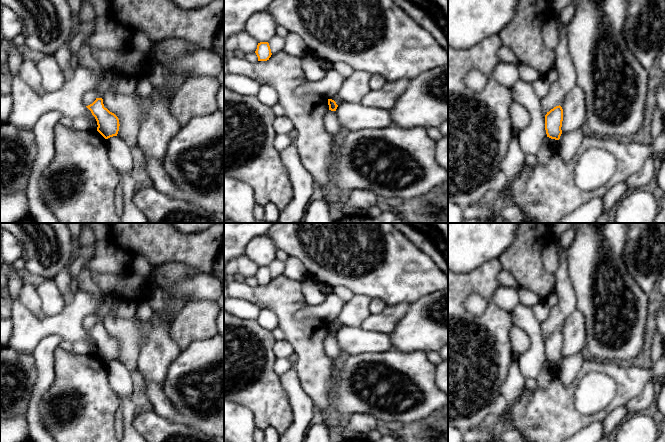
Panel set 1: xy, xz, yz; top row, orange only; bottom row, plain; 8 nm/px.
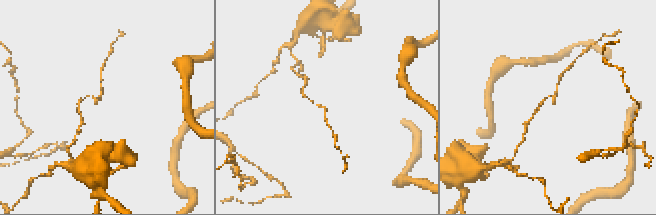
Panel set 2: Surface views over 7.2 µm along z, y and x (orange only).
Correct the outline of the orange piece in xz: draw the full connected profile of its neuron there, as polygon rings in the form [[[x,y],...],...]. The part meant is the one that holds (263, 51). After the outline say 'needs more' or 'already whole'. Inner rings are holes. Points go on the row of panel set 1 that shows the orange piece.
[[[260,42],[255,51],[258,61],[267,61],[271,57],[271,49],[268,42]]] | already whole

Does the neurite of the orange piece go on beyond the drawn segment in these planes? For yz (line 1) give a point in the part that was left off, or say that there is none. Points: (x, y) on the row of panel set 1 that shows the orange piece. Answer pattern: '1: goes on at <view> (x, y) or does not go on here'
1: does not go on here

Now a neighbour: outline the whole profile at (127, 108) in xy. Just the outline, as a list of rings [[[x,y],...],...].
[[[112,90],[105,93],[102,99],[104,107],[119,119],[120,126],[117,136],[135,153],[138,146],[140,113],[148,107],[152,100],[147,96],[141,102],[134,95],[124,95]]]

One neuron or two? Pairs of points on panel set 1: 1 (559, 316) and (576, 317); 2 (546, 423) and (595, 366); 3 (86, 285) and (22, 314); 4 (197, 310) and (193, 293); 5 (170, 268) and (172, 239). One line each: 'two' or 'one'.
1: two
2: one
3: two
4: two
5: two

